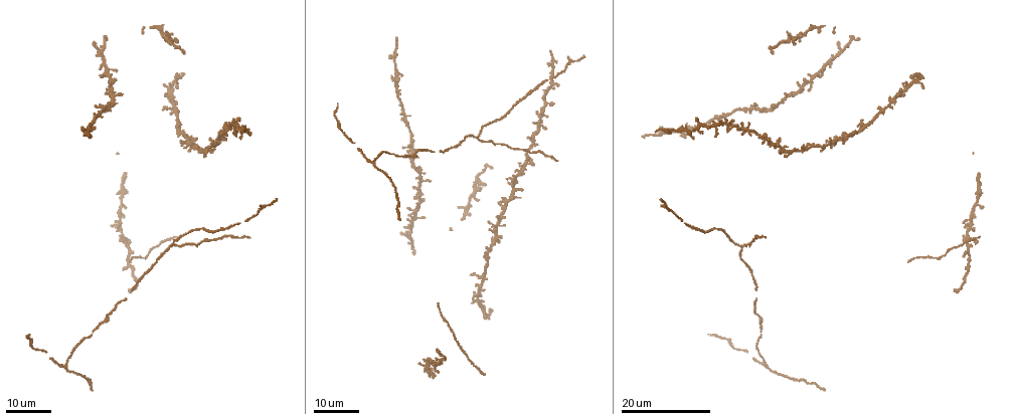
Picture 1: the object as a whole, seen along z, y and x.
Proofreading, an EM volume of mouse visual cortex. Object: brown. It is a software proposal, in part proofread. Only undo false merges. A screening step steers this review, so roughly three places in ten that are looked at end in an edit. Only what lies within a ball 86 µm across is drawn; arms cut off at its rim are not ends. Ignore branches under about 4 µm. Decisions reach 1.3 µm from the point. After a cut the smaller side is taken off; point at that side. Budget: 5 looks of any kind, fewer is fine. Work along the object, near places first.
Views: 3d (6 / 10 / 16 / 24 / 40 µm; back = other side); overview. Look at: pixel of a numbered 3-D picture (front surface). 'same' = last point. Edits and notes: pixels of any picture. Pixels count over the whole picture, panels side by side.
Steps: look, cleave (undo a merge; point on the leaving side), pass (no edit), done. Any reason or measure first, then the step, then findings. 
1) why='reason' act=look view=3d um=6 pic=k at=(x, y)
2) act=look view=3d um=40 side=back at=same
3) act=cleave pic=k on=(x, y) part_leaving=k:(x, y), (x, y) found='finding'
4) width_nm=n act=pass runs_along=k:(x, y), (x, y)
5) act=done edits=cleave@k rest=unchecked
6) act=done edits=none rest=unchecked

why='a fork' act=look view=3d um=24 pic=1 at=(169, 244)

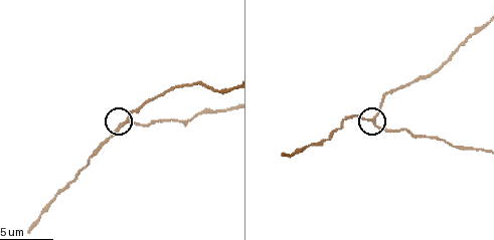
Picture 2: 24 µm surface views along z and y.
why='zoom in' act=look view=3d um=10 pic=2 at=(120, 124)

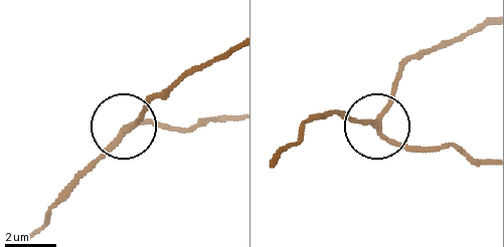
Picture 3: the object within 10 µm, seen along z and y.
side_arm_um=22 arms=3 act=pass found='all the same neuron'

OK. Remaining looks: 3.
why='calibre changes' act=look view=3d um=16 pic=1 at=(541, 120)

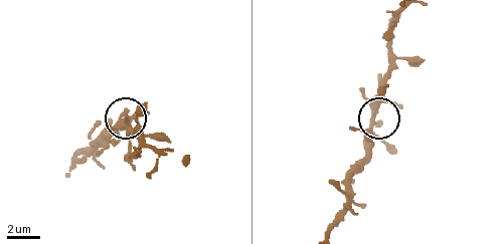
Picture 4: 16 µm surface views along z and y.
act=look view=3d um=6 pic=4 at=(374, 113)

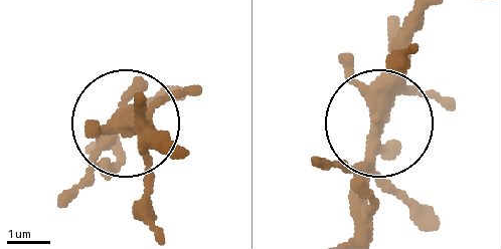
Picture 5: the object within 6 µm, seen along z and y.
act=pass runs_along=5:(353, 226), (353, 172), (374, 129), (374, 96), (414, 24) found='one neuron here'

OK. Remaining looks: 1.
act=done edits=none rest=unchecked

